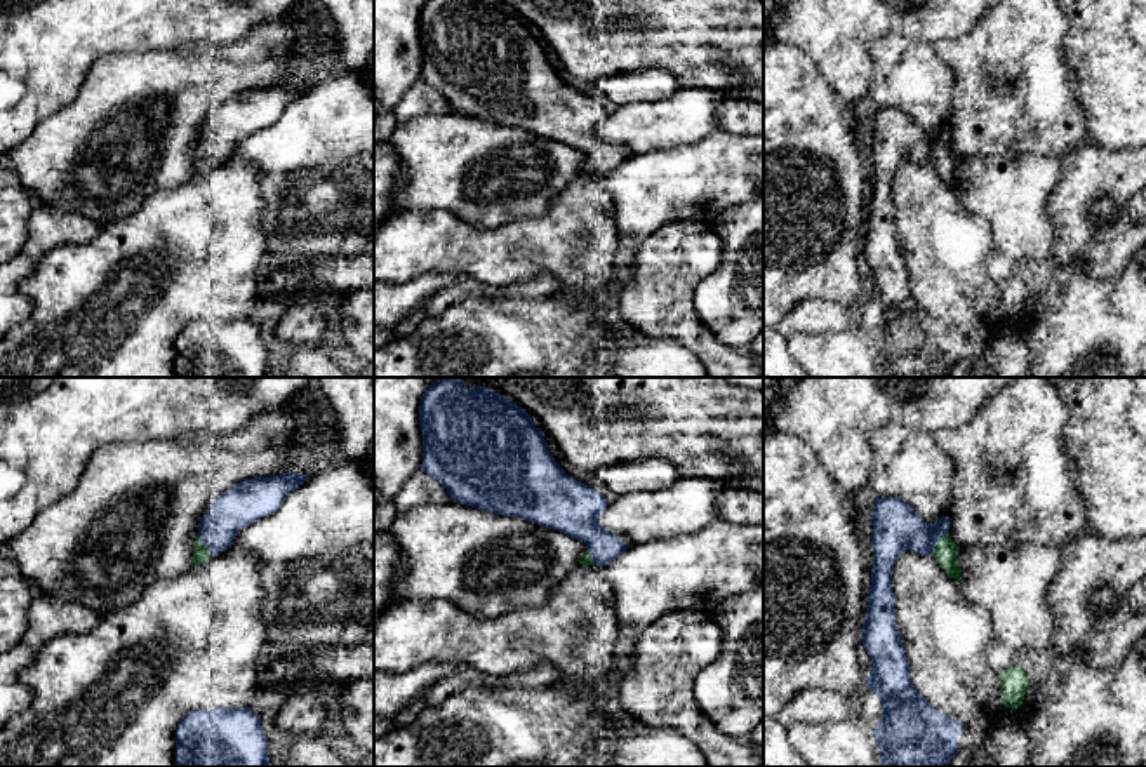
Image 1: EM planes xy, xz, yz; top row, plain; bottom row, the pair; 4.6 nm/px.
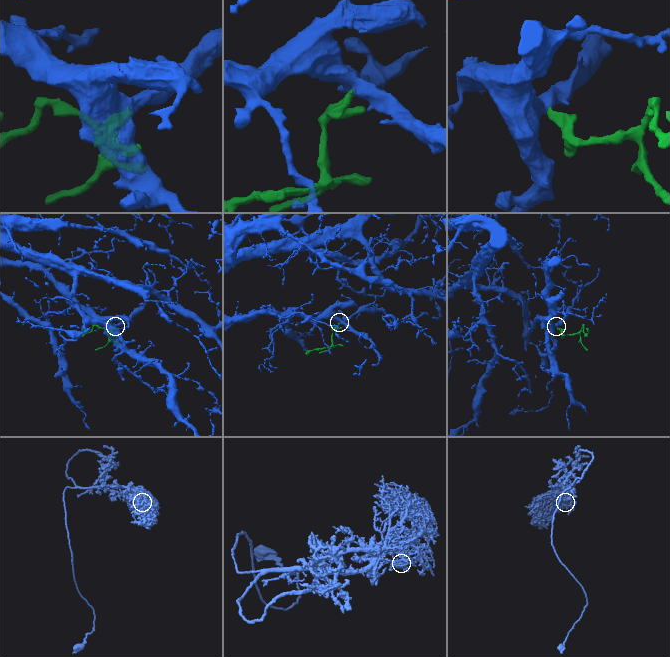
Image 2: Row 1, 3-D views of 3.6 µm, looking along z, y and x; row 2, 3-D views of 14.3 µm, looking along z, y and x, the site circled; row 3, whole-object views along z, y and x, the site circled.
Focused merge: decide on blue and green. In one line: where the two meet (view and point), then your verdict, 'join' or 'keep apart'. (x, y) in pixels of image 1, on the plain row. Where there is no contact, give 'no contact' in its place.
yz (938, 152) | join

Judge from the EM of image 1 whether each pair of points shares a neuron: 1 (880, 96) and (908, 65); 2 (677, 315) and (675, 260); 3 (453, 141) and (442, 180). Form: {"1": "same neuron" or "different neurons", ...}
{"1": "same neuron", "2": "same neuron", "3": "same neuron"}

